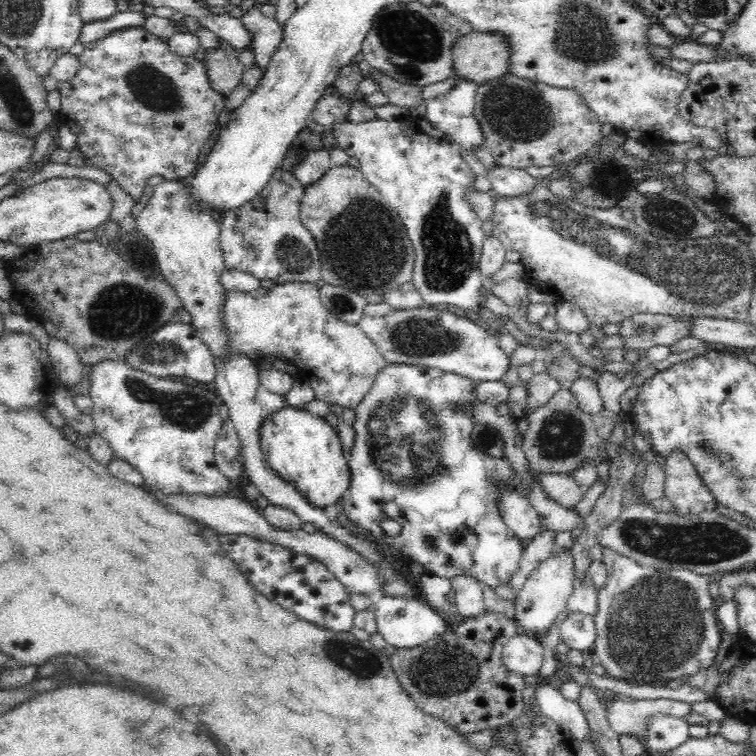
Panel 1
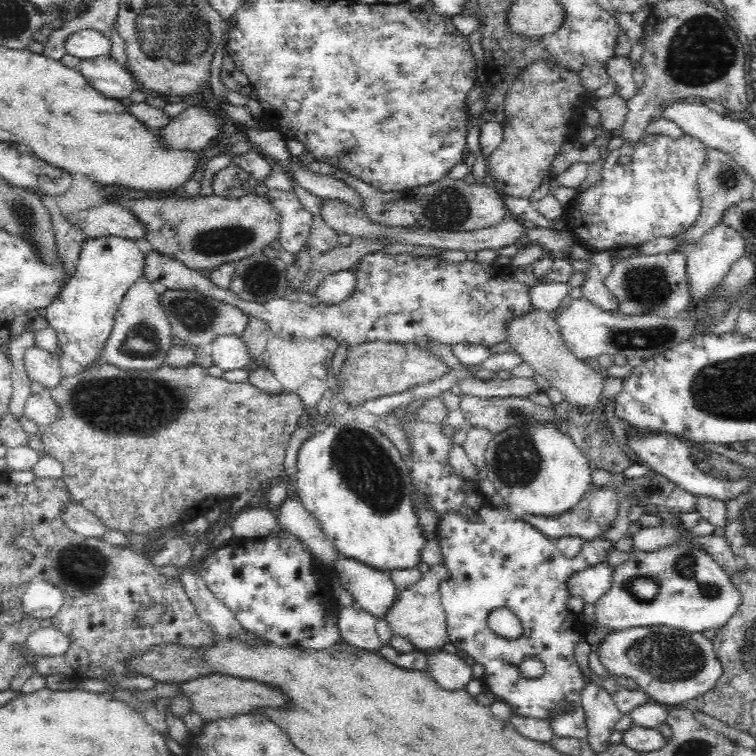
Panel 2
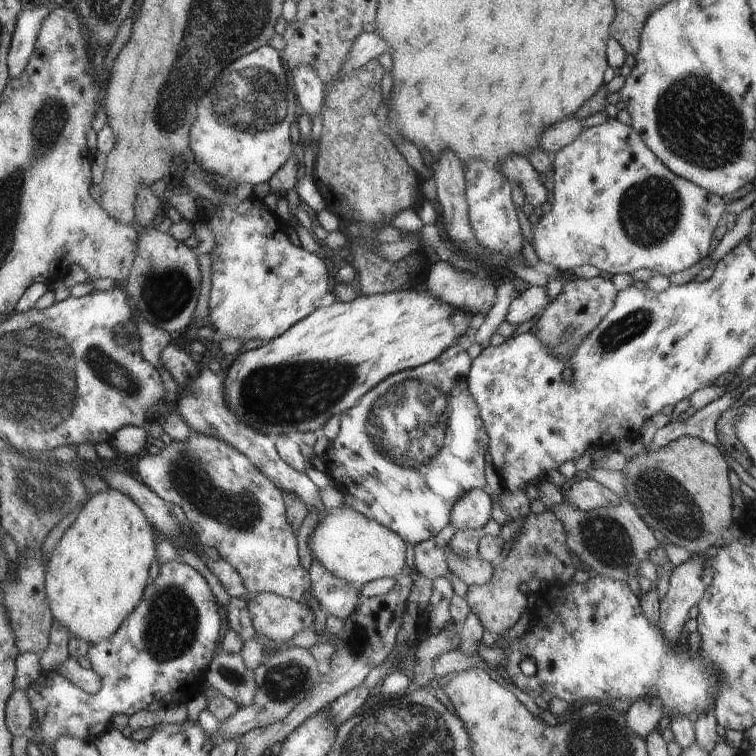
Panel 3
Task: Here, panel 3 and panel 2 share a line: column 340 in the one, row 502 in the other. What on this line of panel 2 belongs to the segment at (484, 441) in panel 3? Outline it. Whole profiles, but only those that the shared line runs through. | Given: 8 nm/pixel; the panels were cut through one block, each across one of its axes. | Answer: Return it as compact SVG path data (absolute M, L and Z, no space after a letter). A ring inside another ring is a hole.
M412 420L412 424L402 426L404 432L408 430L412 436L412 448L414 448L414 478L416 478L416 490L420 492L420 486L426 486L430 492L434 492L434 508L440 514L438 534L440 534L440 548L444 566L448 566L450 576L440 582L440 596L442 596L442 608L446 612L446 624L448 624L448 636L446 642L454 644L458 650L464 650L468 658L474 658L476 664L484 666L484 676L480 678L484 688L496 696L496 702L502 702L510 708L516 716L526 718L538 718L548 720L548 714L552 708L556 708L562 702L570 702L574 706L574 712L568 712L564 716L552 718L552 730L560 738L580 738L586 736L586 718L582 708L582 692L588 688L590 678L582 672L582 668L574 660L574 648L576 644L586 638L588 628L578 620L578 614L570 610L568 602L572 598L572 586L568 580L576 576L576 572L598 566L606 562L606 558L616 550L612 542L604 540L604 534L594 536L590 540L584 540L572 560L564 558L562 552L556 548L552 538L546 538L540 532L534 532L522 518L514 516L508 508L496 508L492 506L476 486L472 486L470 480L454 476L450 464L448 464L448 452L452 448L450 438L446 436L444 428L438 424L418 424ZM498 608L512 610L522 628L524 634L518 640L504 640L494 636L494 632L488 628L490 614ZM524 656L538 656L546 672L540 680L524 680L518 676L518 664Z

